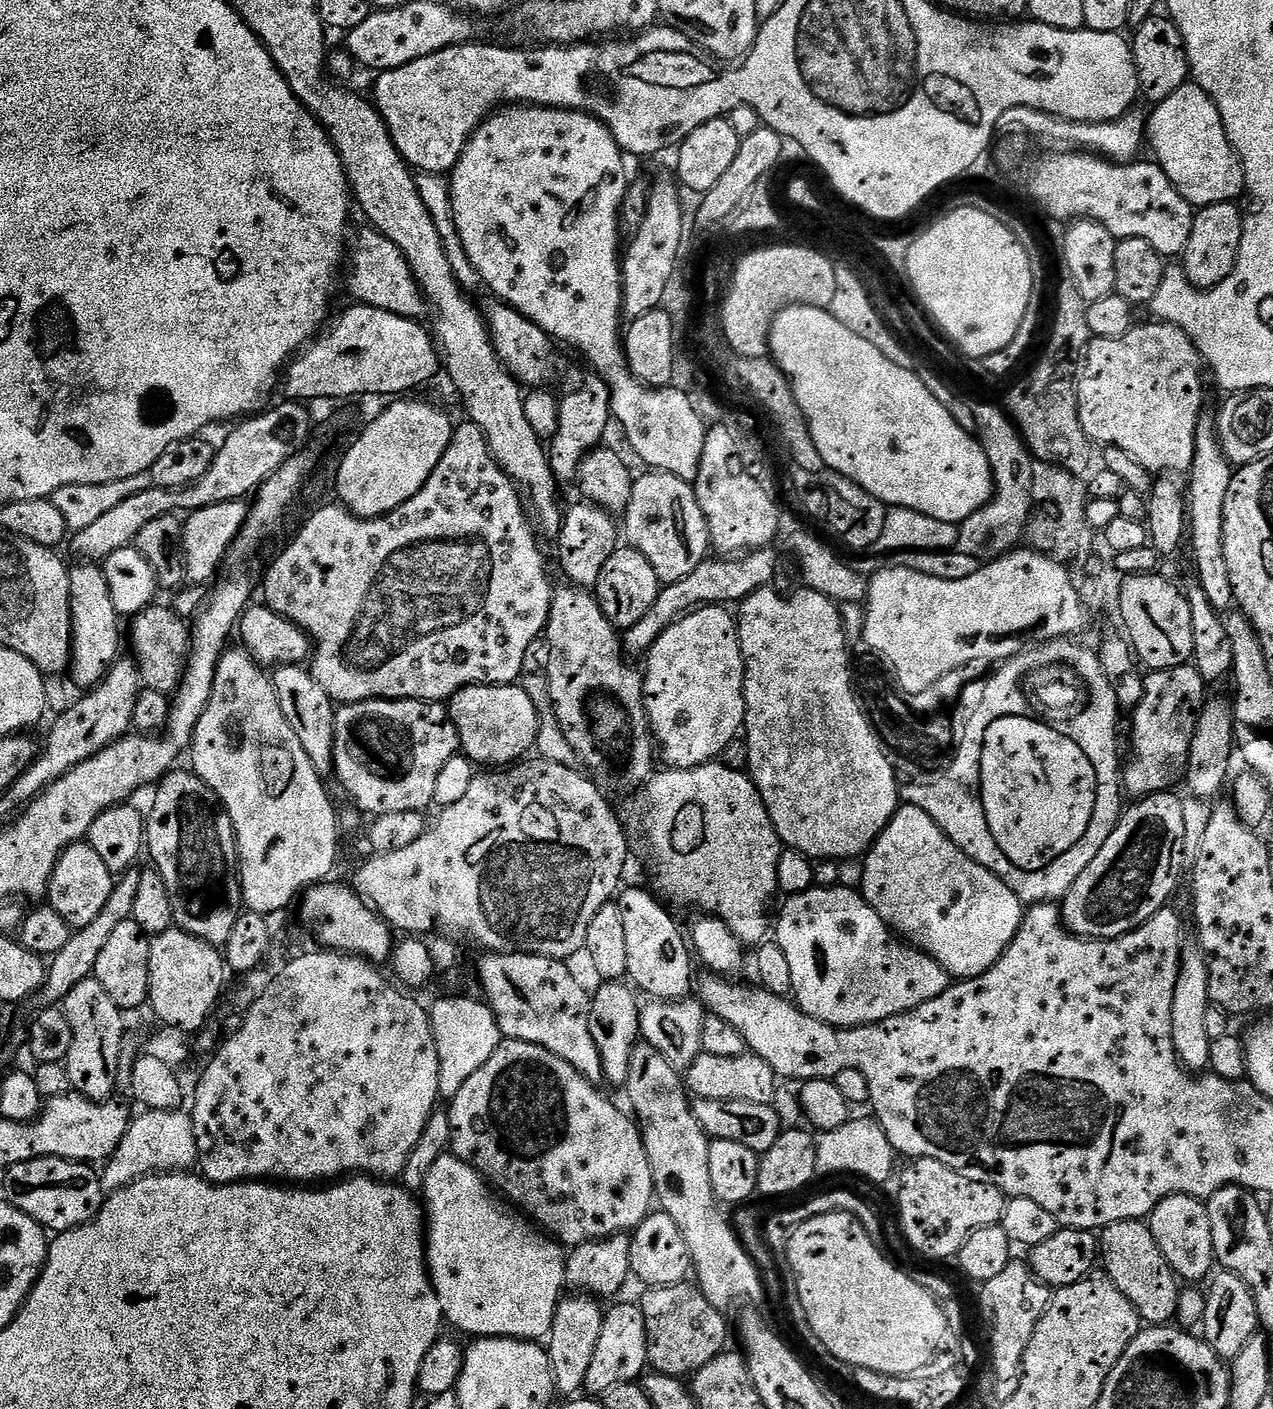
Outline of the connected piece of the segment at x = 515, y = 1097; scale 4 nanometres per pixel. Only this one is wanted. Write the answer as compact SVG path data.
M505 1039L498 1046L498 1050L494 1050L490 1062L486 1062L482 1070L477 1070L473 1076L466 1078L466 1086L462 1086L462 1090L458 1090L456 1097L447 1105L446 1111L450 1118L450 1134L452 1135L451 1155L457 1156L462 1162L476 1169L493 1189L503 1193L525 1217L533 1216L537 1220L535 1223L561 1245L575 1246L584 1244L587 1240L603 1240L606 1236L631 1233L648 1217L648 1213L653 1211L656 1183L650 1170L650 1158L646 1154L639 1123L627 1111L624 1113L622 1109L615 1108L599 1092L600 1090L582 1074L578 1074L578 1070L574 1070L570 1062L550 1054L550 1050L546 1050L542 1045Z

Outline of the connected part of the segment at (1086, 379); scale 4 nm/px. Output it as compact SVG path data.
M1163 322L1151 323L1152 324L1137 323L1126 334L1122 334L1118 338L1102 338L1098 336L1089 340L1088 347L1082 356L1082 361L1084 360L1084 369L1082 369L1081 372L1079 369L1078 379L1075 381L1078 418L1082 422L1082 430L1086 430L1089 440L1100 446L1126 450L1126 454L1130 454L1130 458L1142 462L1142 466L1146 466L1148 472L1153 474L1187 474L1194 462L1196 427L1200 425L1200 418L1202 415L1200 403L1204 400L1204 376L1200 373L1200 368L1202 369L1200 352L1194 346L1194 342L1191 338L1178 326L1165 324Z

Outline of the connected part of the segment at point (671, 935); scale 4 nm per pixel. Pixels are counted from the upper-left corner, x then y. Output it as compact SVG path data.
M626 888L619 893L618 903L622 910L622 926L626 933L627 979L641 993L644 991L646 995L653 996L656 999L653 1001L656 1002L680 1000L688 995L691 997L694 992L694 956L685 933L684 936L680 933L675 918L646 889Z

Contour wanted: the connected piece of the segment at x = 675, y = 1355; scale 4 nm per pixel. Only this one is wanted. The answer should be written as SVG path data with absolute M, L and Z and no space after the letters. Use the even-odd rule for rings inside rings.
M695 1283L645 1287L643 1291L644 1297L639 1297L638 1303L646 1318L648 1363L655 1371L688 1378L725 1351L724 1343L728 1340L725 1313L715 1309Z

